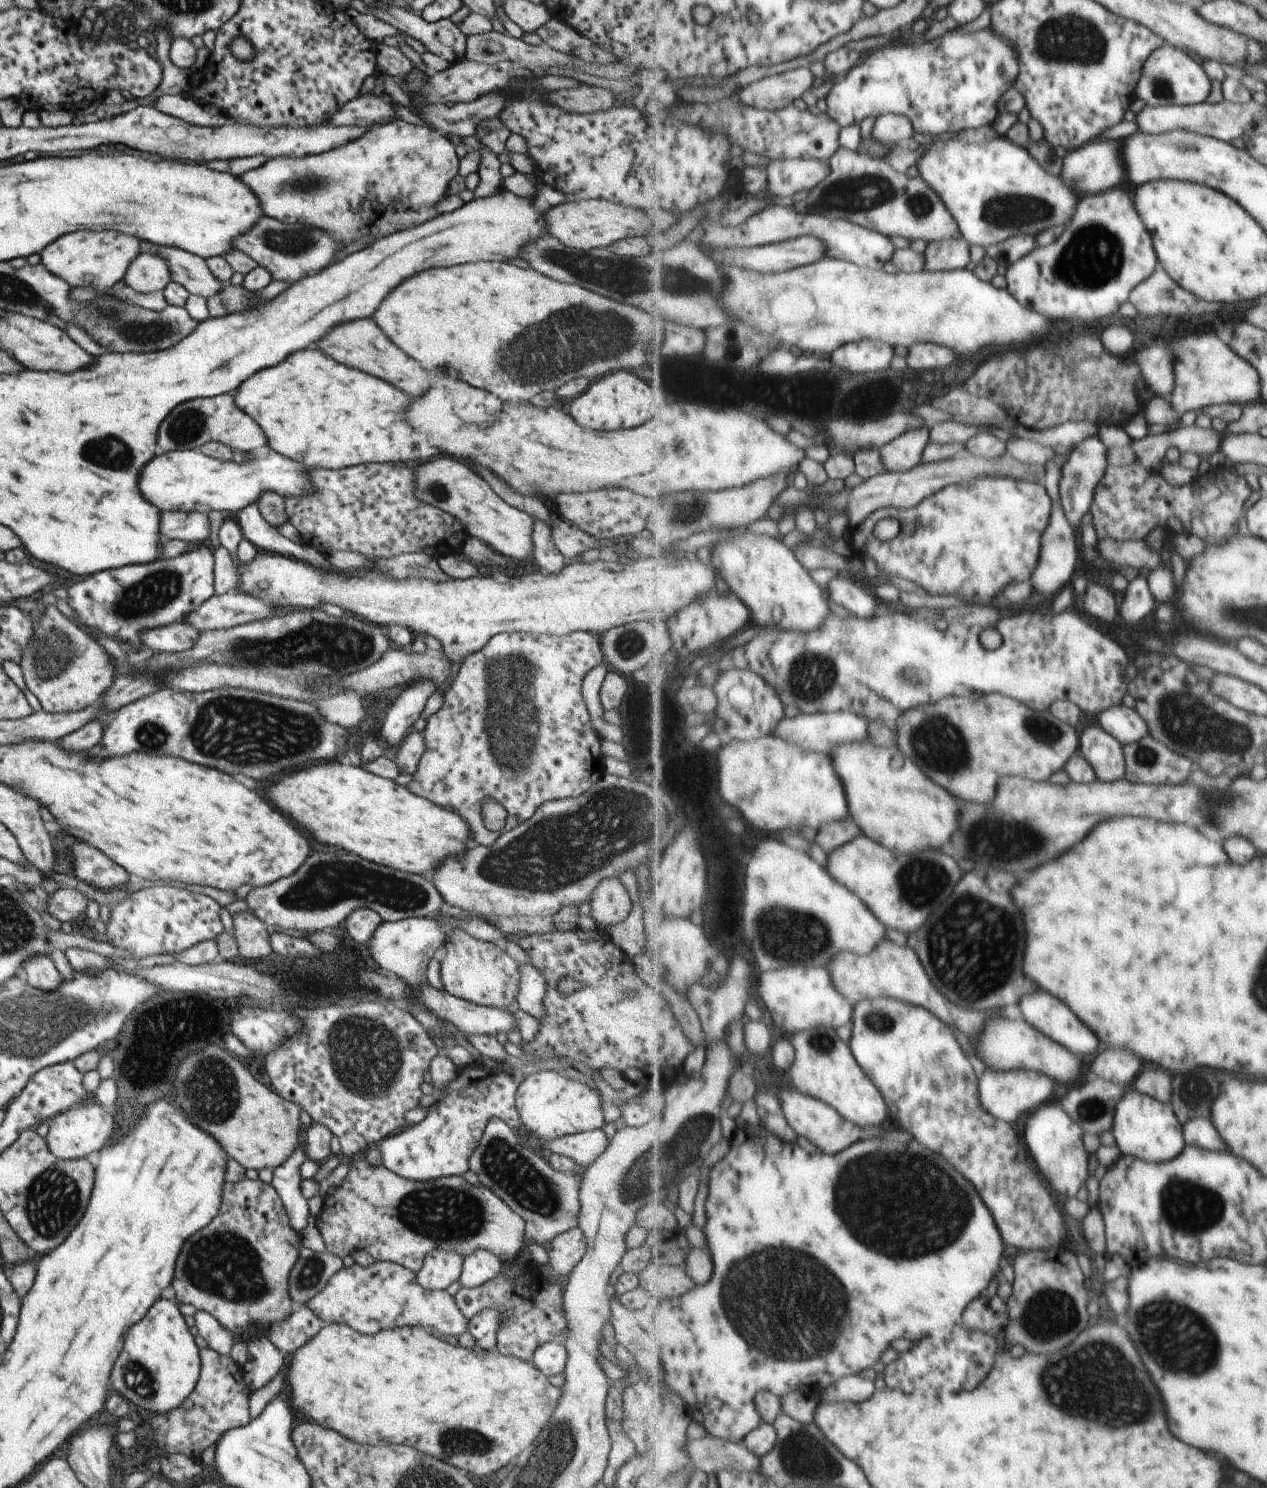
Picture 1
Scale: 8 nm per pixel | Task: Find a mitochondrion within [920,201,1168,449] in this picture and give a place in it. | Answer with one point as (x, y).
(1092, 257)

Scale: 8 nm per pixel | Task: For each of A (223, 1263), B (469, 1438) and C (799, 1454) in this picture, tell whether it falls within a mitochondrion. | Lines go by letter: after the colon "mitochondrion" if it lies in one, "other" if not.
A: mitochondrion
B: mitochondrion
C: mitochondrion

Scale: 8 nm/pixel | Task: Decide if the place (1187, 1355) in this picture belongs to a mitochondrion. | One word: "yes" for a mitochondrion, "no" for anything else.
yes

